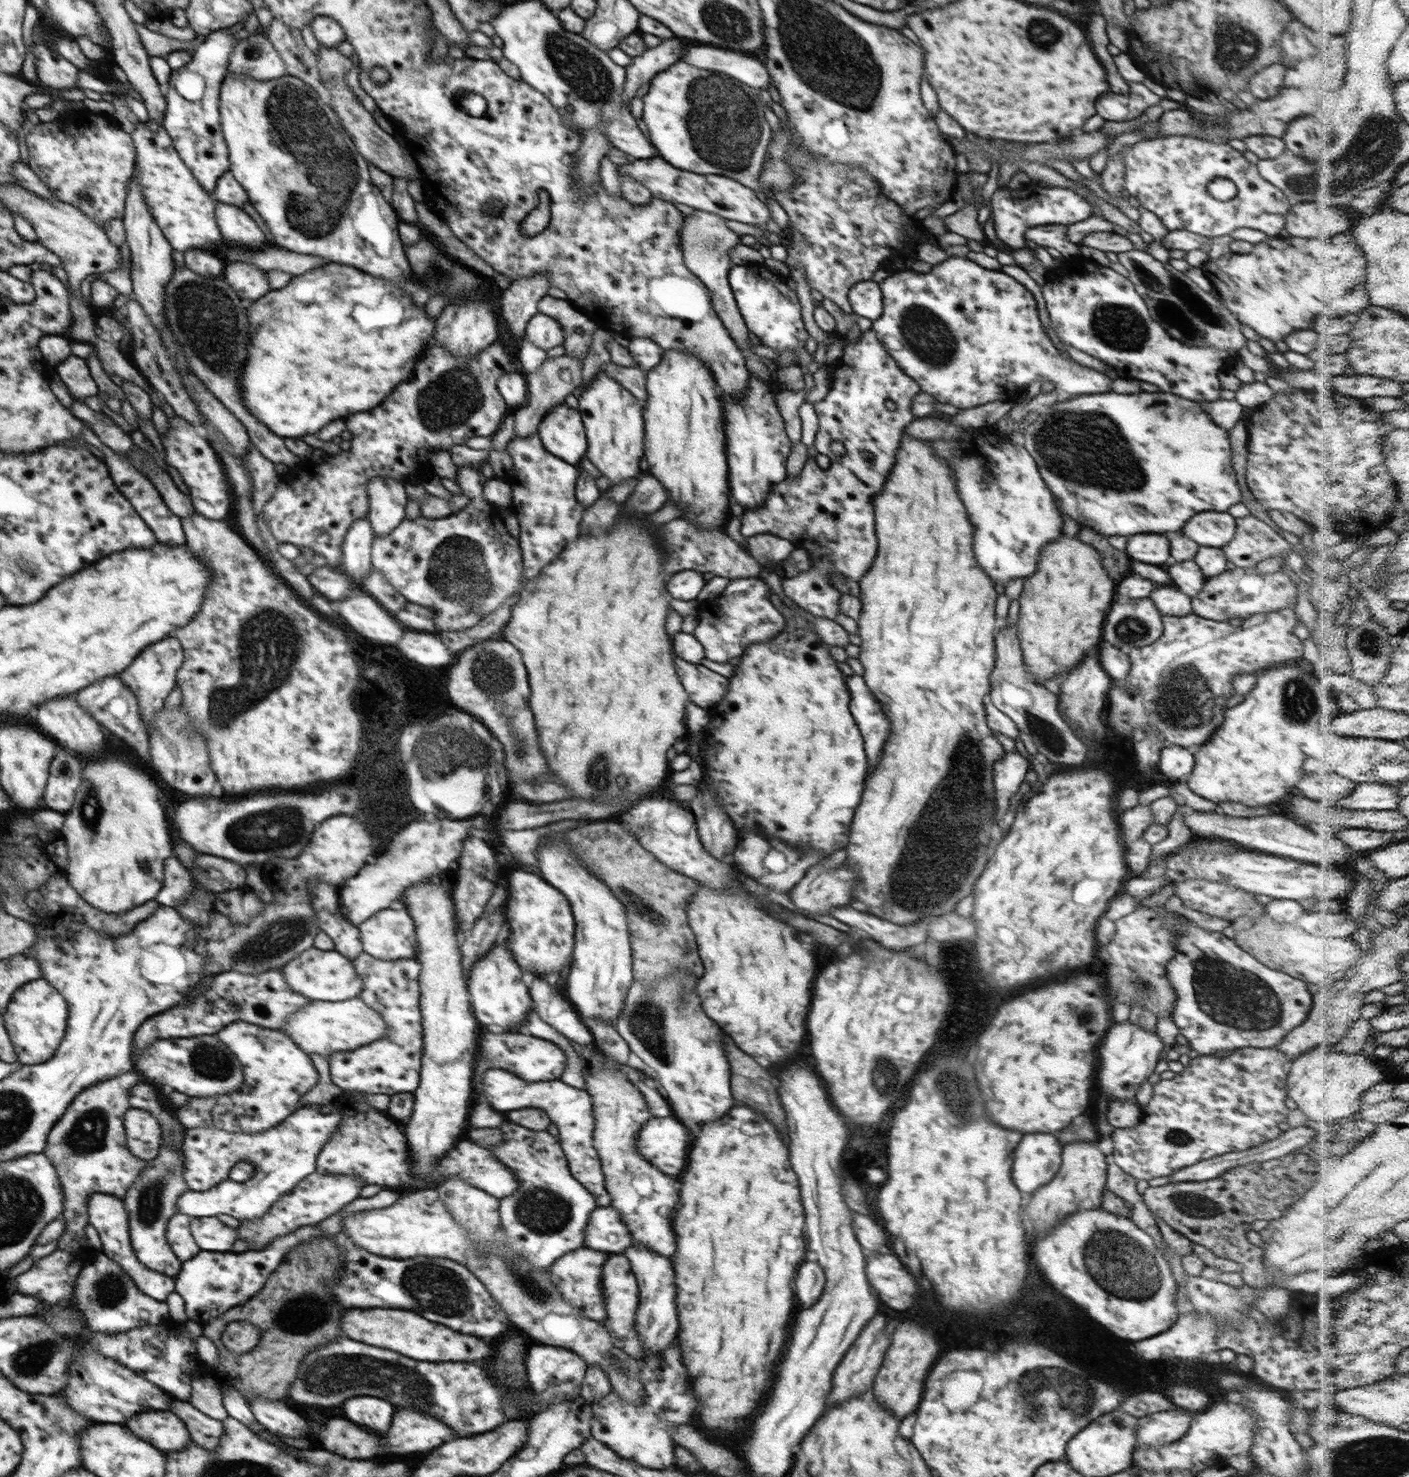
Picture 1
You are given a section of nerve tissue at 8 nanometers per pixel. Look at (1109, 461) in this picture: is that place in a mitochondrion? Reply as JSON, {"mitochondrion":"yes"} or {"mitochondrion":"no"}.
{"mitochondrion":"yes"}

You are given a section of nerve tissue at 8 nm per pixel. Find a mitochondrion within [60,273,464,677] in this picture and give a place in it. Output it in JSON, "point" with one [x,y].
{"point":[217,337]}

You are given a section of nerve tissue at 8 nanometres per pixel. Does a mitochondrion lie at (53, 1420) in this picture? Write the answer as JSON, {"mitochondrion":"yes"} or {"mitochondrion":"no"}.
{"mitochondrion":"yes"}

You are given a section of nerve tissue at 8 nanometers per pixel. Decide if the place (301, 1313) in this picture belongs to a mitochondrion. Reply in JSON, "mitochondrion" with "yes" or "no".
{"mitochondrion":"yes"}

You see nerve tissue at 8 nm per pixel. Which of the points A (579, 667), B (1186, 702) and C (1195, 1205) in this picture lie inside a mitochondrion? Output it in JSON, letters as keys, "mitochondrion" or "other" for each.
{"A":"other","B":"mitochondrion","C":"mitochondrion"}

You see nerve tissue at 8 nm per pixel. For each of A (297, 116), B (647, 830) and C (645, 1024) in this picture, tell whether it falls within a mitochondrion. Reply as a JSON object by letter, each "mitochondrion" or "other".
{"A":"mitochondrion","B":"mitochondrion","C":"mitochondrion"}

